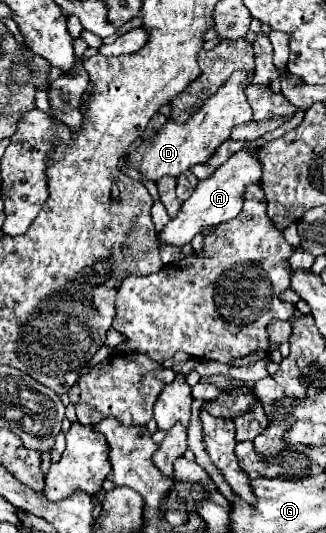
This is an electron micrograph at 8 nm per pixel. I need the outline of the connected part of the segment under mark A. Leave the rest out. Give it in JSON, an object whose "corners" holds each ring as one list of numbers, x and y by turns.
{"corners":[[242,148,240,152,236,152,228,162,218,166,210,178,198,182,194,194,182,204,176,218,172,218,166,224,166,228,162,228,162,232,158,232,158,244,170,244,170,246,180,248,184,244,190,244,192,238,196,234,204,232,206,228,212,228,212,226,218,226,222,222,236,218,244,204,242,202,244,188,248,184,260,182,260,172,262,172,262,164,258,160,258,150]]}

